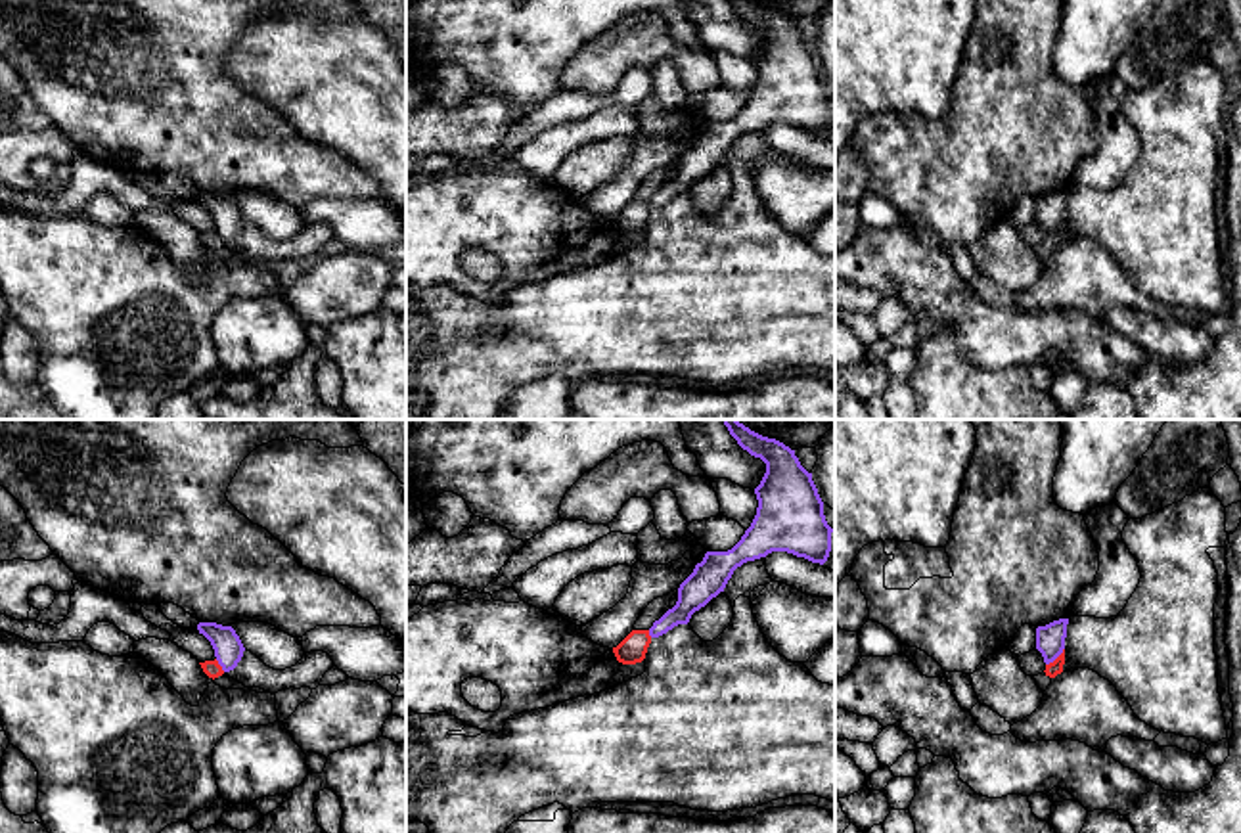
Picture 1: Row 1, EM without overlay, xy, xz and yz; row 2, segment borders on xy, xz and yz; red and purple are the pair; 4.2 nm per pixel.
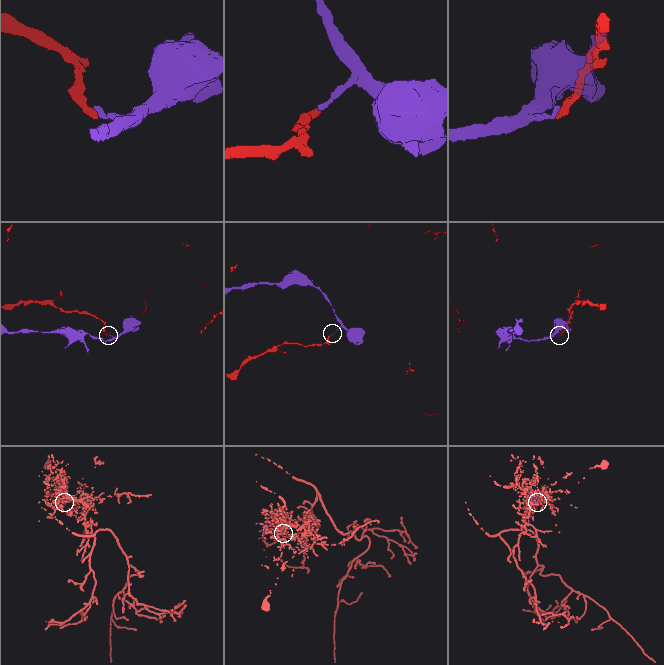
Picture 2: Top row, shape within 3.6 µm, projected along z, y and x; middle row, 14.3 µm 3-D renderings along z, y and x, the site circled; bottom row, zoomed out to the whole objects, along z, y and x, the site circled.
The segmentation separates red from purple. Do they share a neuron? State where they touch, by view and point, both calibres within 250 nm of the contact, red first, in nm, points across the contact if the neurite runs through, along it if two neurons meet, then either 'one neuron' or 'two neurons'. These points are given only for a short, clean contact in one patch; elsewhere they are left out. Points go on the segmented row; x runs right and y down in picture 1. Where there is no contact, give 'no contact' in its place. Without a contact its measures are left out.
meets red in yz at (1058, 657); 60 nm thick on the red side, 130 nm on the other; border along yz (1063, 648), (1046, 665); two neurons

